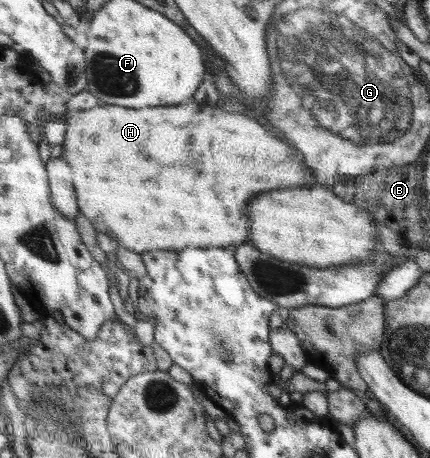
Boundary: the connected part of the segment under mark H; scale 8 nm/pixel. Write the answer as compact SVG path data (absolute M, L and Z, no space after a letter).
M180 103L180 107L142 107L142 109L104 105L72 115L67 128L62 157L74 169L76 187L80 189L78 195L80 195L80 205L82 205L81 213L84 213L90 221L94 221L97 232L100 231L113 237L122 248L140 254L144 251L181 250L186 247L236 247L248 242L246 241L248 237L246 205L256 193L270 191L270 189L282 189L282 187L311 187L316 184L314 175L310 175L311 169L306 167L303 160L300 159L302 155L298 155L300 151L290 147L288 143L282 143L280 138L270 133L266 127L246 115L226 113L216 107L202 109L198 103Z

